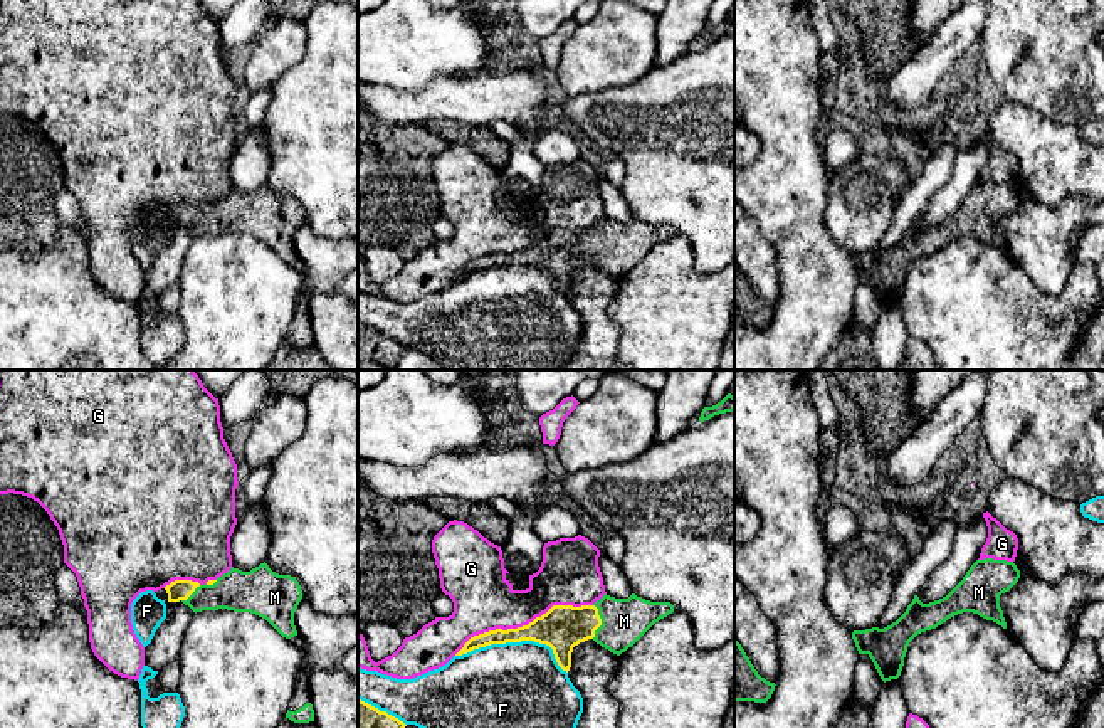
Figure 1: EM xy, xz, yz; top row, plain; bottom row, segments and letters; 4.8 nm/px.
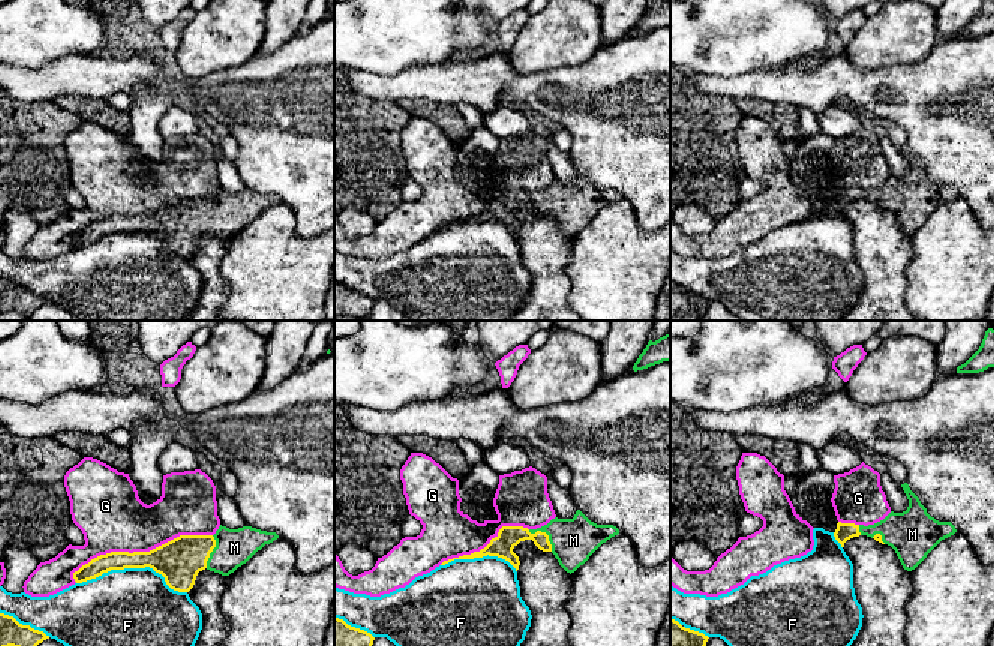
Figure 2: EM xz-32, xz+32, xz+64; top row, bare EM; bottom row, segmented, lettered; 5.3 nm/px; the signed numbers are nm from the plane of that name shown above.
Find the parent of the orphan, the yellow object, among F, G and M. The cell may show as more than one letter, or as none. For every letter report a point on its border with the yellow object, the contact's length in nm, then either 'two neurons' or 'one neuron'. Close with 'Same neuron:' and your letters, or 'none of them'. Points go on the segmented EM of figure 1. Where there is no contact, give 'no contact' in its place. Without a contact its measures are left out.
F: xz (516, 641) | 550 nm | two neurons
G: xz (523, 626) | 700 nm | two neurons
M: xz (600, 621) | 170 nm | one neuron
Same neuron: M

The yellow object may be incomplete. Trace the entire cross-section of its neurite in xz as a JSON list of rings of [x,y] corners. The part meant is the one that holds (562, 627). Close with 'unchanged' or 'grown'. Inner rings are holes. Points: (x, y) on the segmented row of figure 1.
[[[632,593],[628,599],[603,595],[593,605],[553,605],[546,614],[518,629],[496,629],[471,637],[455,654],[462,656],[491,644],[534,641],[553,649],[563,671],[571,667],[573,647],[593,639],[620,656],[655,622],[674,612],[670,602],[650,602]]] | grown

